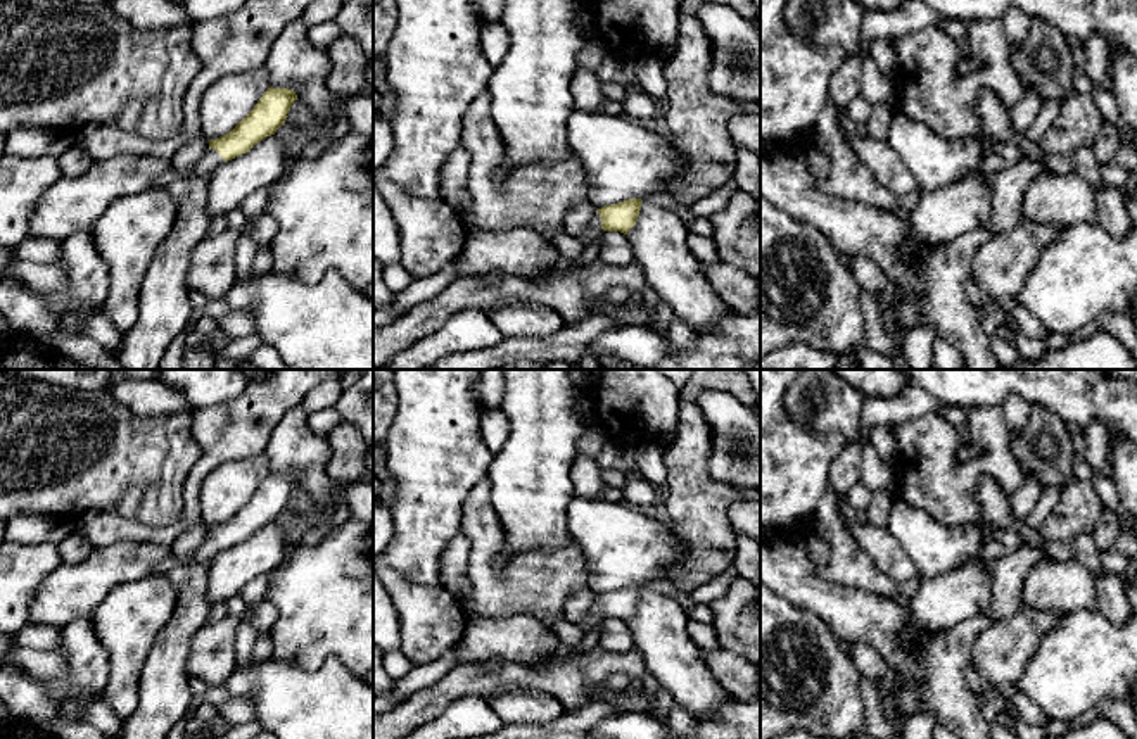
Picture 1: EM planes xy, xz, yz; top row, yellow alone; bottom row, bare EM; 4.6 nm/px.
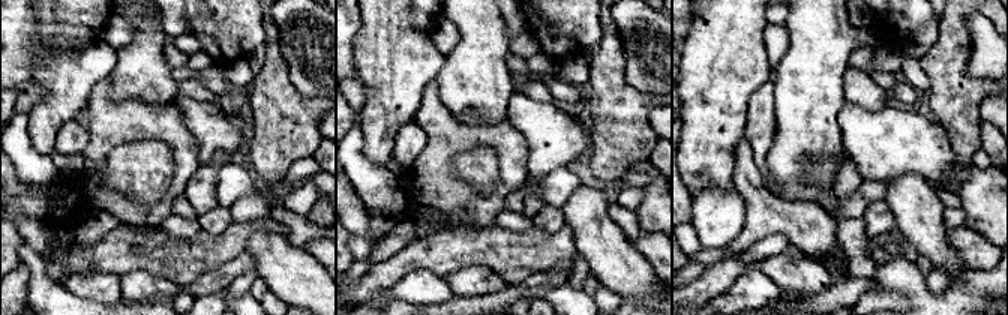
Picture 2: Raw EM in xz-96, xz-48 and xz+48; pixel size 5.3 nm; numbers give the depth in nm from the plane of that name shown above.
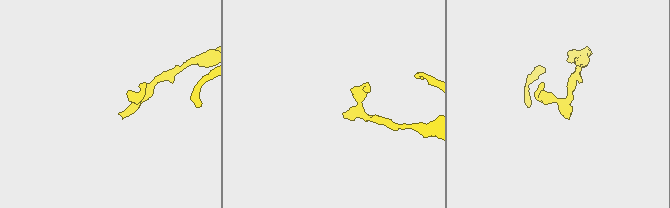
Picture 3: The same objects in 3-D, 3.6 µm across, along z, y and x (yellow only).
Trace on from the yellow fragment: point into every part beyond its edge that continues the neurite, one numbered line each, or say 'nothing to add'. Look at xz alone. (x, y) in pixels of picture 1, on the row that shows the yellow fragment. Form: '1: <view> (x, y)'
1: xz (593, 228)

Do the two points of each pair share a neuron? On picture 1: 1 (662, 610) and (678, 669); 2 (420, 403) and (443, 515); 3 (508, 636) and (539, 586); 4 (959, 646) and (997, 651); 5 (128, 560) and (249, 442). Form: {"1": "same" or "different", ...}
{"1": "same", "2": "same", "3": "different", "4": "different", "5": "different"}

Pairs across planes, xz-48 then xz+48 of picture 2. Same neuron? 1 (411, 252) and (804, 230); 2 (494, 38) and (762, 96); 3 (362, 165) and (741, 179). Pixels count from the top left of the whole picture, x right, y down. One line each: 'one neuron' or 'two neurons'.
1: two neurons
2: two neurons
3: two neurons

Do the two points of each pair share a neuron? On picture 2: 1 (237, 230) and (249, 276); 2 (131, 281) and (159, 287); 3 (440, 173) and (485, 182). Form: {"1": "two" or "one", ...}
{"1": "two", "2": "one", "3": "two"}

